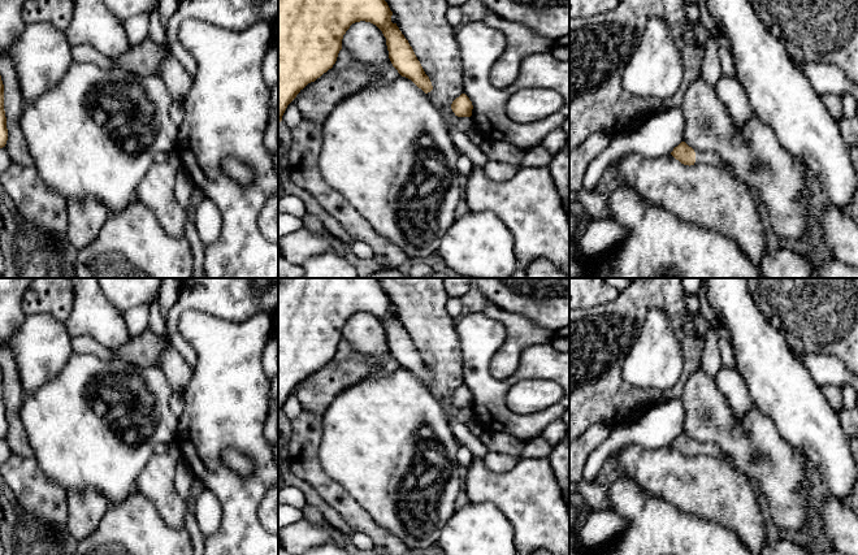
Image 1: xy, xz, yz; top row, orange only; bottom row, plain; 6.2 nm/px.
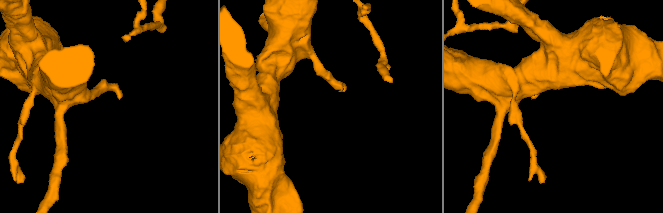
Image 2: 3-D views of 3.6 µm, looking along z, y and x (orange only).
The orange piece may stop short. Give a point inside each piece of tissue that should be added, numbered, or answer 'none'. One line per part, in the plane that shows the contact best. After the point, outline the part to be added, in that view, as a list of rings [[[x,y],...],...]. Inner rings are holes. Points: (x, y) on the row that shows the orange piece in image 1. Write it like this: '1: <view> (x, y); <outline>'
1: yz (710, 157); [[[694,149],[694,152],[696,152],[694,165],[697,165],[699,162],[707,162],[716,168],[724,169],[723,160],[715,152],[701,152],[701,151],[696,151],[696,149]]]

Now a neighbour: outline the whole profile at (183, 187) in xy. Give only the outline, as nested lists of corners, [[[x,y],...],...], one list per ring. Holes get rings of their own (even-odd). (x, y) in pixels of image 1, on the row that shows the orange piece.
[[[181,169],[176,177],[174,196],[186,211],[190,209],[190,201],[195,187],[195,182],[188,173],[185,169]]]

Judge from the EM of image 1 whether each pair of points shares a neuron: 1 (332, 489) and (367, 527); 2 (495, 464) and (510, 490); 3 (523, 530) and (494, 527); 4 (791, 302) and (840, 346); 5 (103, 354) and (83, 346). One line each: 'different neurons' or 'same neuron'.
1: same neuron
2: different neurons
3: different neurons
4: same neuron
5: same neuron

